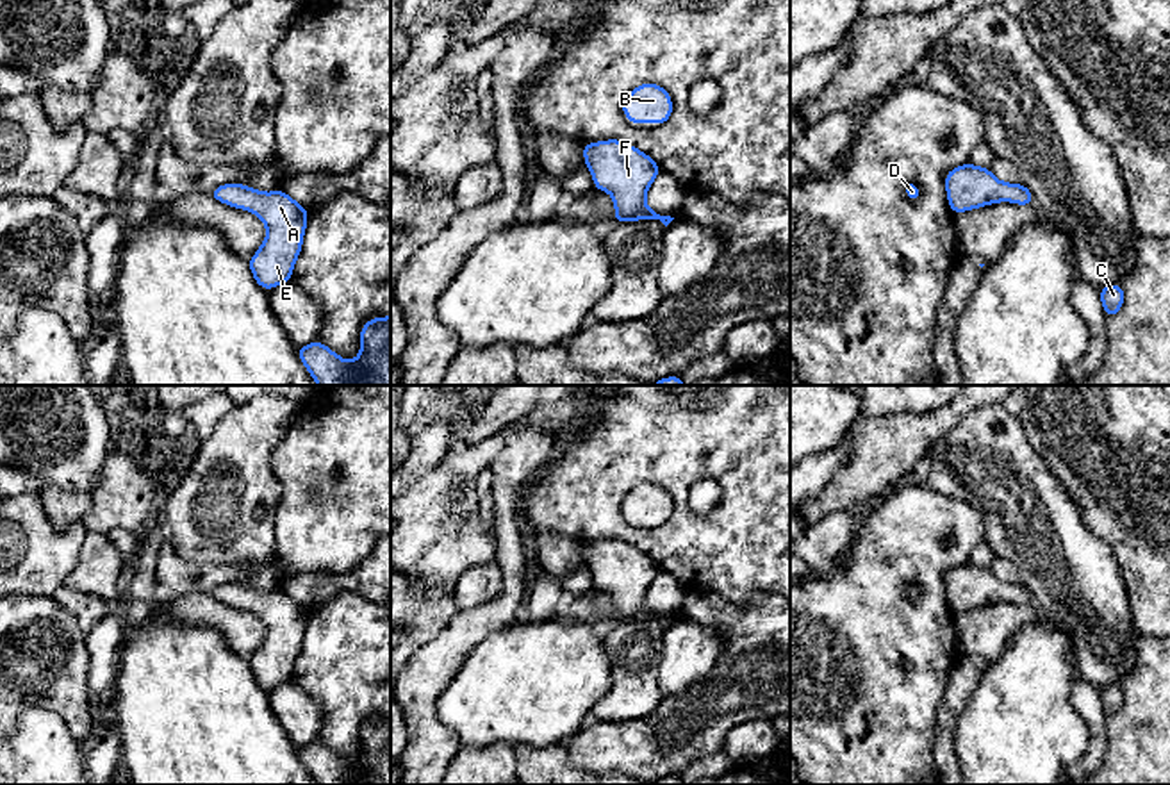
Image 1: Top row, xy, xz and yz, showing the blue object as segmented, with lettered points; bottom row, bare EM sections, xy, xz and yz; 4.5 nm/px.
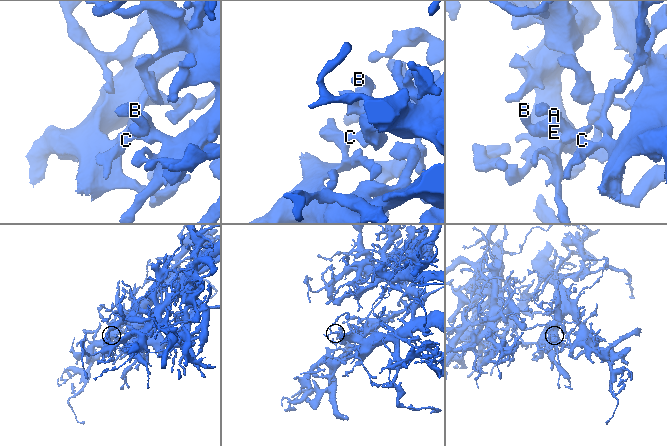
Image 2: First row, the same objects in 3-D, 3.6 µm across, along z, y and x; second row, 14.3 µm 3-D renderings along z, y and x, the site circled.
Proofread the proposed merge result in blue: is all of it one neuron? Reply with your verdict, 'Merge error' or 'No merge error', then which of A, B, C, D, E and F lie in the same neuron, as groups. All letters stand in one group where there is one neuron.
No merge error. Groups: A B C D E F

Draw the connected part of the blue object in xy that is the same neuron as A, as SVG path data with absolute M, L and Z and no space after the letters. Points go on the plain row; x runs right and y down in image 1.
M243 583L218 585L210 596L257 614L266 624L268 635L248 660L255 682L264 689L289 682L301 651L309 610L284 591L262 592Z

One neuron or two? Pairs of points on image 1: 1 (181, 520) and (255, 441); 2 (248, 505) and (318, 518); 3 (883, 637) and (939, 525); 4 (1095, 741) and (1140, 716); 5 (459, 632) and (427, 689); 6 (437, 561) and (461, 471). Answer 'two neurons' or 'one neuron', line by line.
1: one neuron
2: two neurons
3: one neuron
4: two neurons
5: one neuron
6: one neuron

